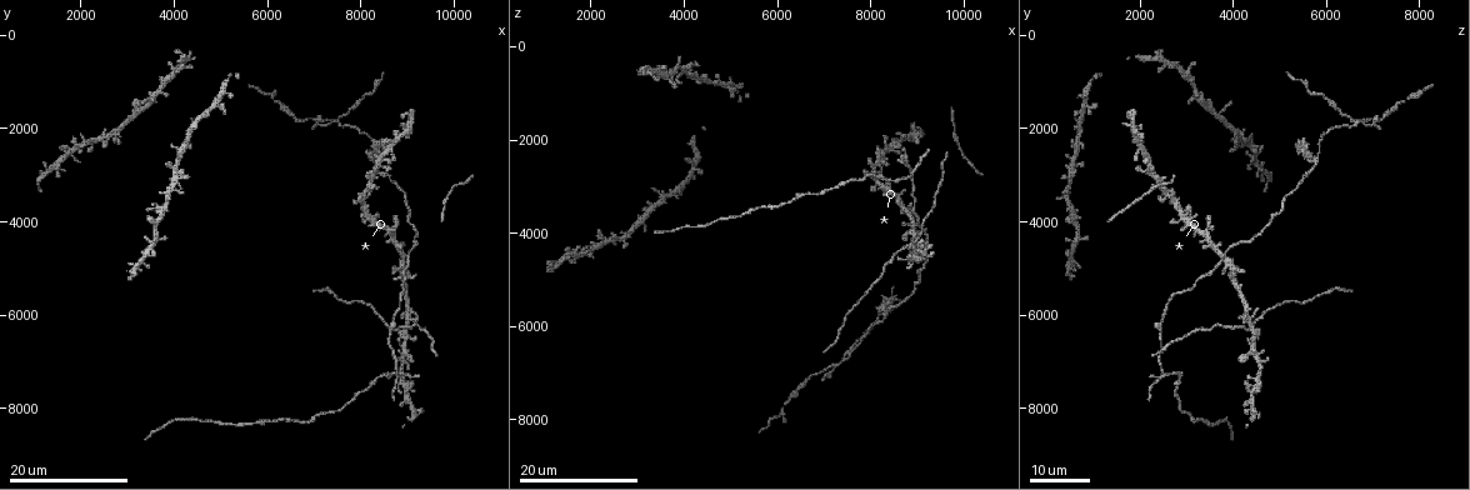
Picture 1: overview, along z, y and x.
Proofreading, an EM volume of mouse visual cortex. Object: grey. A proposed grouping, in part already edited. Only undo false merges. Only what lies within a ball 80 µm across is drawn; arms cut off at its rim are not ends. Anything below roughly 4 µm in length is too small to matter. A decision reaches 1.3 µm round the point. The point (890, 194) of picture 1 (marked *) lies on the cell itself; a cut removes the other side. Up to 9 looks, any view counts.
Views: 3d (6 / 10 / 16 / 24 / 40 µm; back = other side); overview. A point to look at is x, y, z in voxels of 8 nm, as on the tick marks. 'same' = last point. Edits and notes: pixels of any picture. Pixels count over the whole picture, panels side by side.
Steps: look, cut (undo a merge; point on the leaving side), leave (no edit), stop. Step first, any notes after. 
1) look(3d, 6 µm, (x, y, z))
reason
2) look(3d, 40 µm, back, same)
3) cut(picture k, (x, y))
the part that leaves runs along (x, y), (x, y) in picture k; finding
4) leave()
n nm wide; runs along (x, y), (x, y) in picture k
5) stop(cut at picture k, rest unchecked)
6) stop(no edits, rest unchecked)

look(3d, 16 µm, (8950, 6200, 4150))

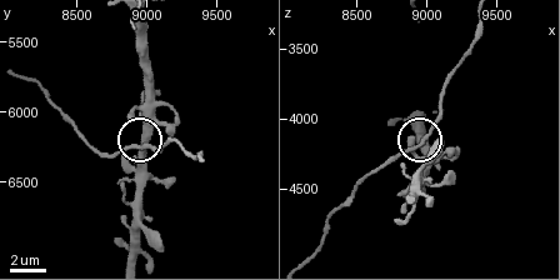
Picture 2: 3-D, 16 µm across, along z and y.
look(3d, 10 µm, (8940, 6240, 4180))

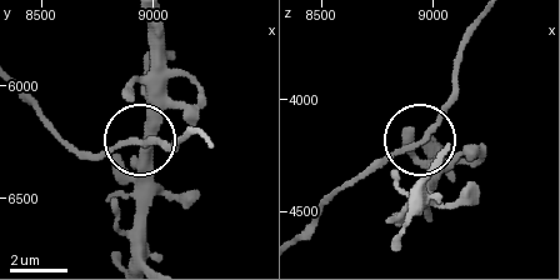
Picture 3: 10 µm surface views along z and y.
leave()
side arm 20 µm; all the same cell

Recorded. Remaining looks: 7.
look(3d, 16 µm, (6100, 1350, 7800))
three-way junction

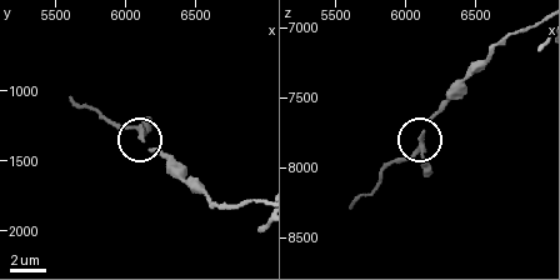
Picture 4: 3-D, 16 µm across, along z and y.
look(3d, 10 µm, (6100, 1300, 7820))

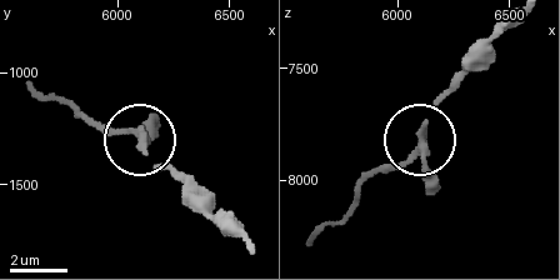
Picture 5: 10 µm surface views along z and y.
leave()
3 arms; runs along (510, 20), (429, 119), (410, 156), (381, 166), (355, 190) in picture 5; continuous, no second cell

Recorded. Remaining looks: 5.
look(3d, 24 µm, (7400, 1800, 6600))
three arms meet

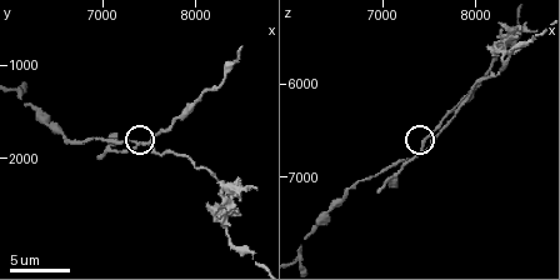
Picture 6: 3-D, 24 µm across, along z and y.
look(3d, 6 µm, (7450, 1850, 6650))

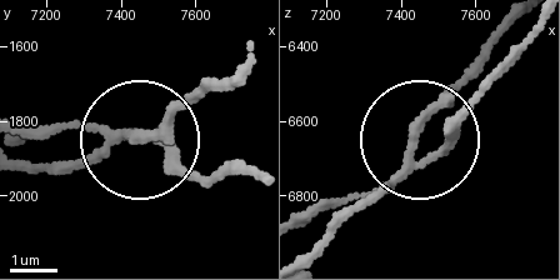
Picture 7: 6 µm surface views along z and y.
cut(picture 7, (65, 168))
170 nm wide; the part that leaves runs along (121, 140), (241, 69) in picture 7; two cells meet here

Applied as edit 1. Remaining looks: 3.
look(3d, 16 µm, (8400, 2800, 2200))
three-way junction

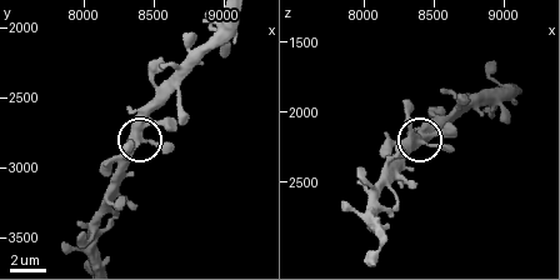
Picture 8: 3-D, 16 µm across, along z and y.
look(3d, 10 µm, (8420, 2760, 2220))

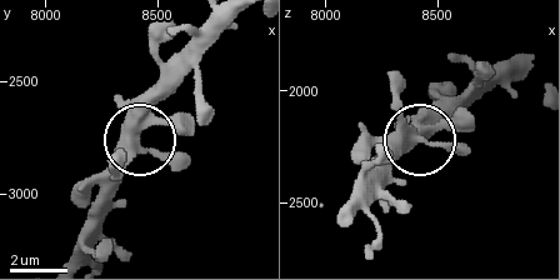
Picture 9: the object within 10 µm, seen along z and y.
leave()
3 arms; continuous, no second cell

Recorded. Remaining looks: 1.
stop(cut at picture 7, rest unchecked)

